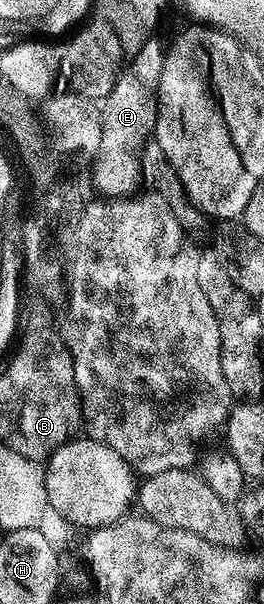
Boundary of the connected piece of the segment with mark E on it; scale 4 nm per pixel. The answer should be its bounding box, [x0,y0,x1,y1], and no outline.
[93,40,164,200]

